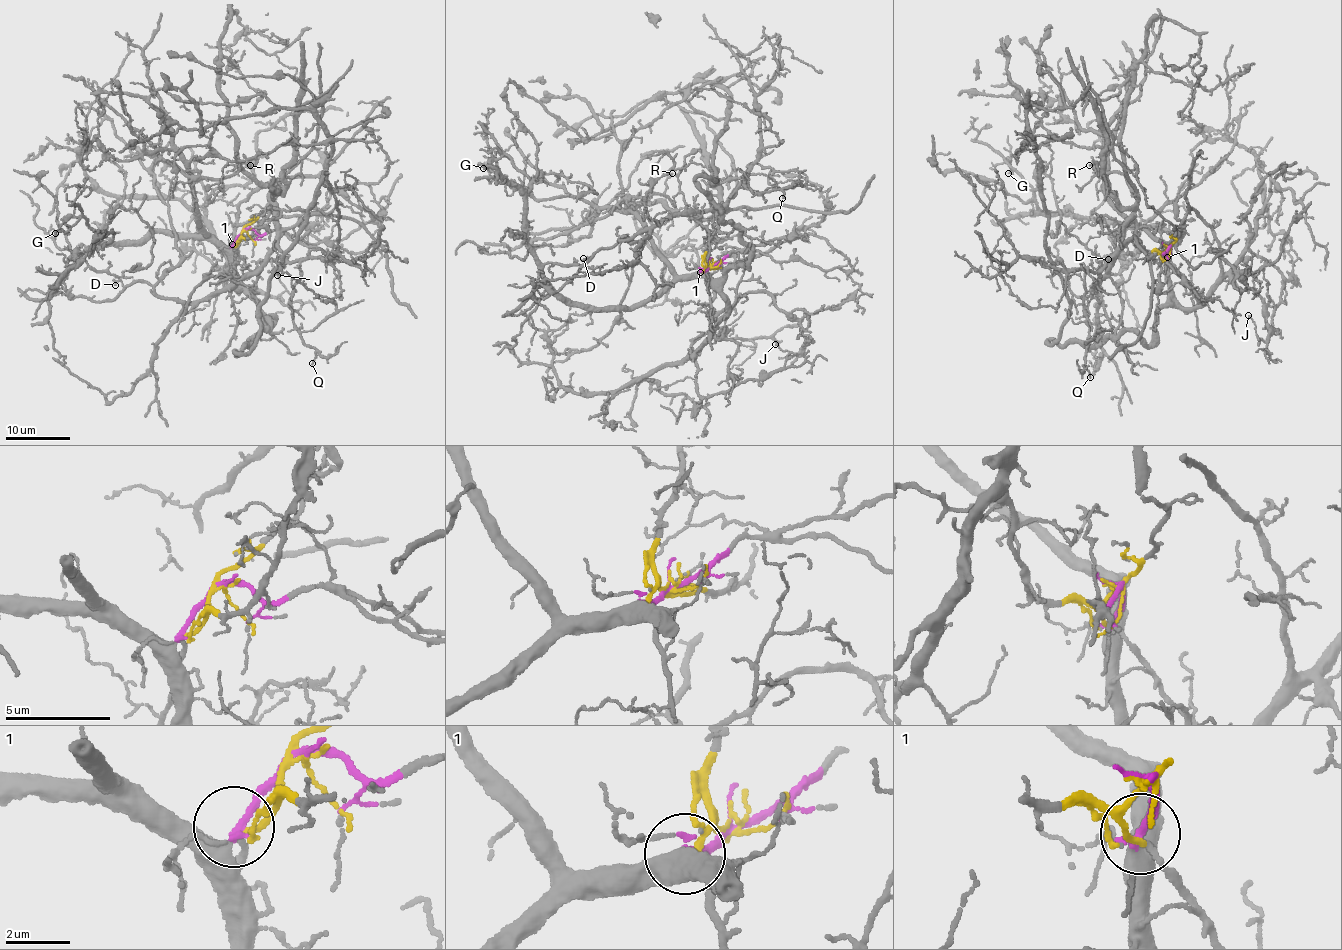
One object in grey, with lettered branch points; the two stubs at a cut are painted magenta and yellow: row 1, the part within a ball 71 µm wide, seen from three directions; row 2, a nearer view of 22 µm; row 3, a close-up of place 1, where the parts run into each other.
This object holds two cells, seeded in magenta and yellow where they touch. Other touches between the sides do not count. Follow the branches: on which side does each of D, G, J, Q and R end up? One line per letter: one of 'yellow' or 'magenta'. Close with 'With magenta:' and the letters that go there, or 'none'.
D: yellow
G: magenta
J: magenta
Q: yellow
R: yellow
With magenta: G, J

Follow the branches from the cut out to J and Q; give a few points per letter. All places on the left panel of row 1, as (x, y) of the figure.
J: (245, 229), (230, 248), (238, 290), (207, 225), (193, 244), (248, 289), (275, 297), (286, 289), (277, 275)
Q: (245, 230), (248, 239), (272, 205), (280, 253), (300, 263), (290, 309), (311, 364)

